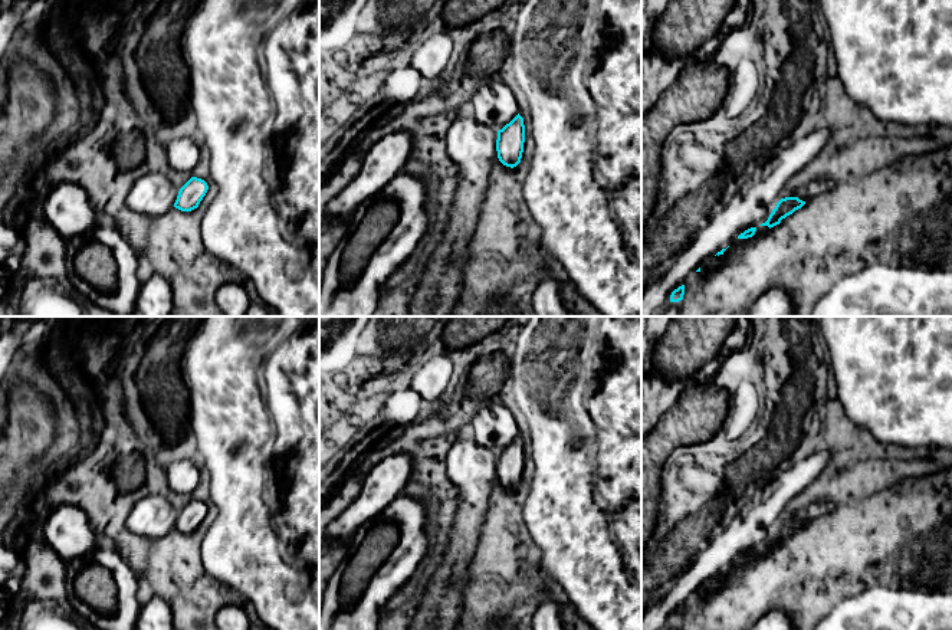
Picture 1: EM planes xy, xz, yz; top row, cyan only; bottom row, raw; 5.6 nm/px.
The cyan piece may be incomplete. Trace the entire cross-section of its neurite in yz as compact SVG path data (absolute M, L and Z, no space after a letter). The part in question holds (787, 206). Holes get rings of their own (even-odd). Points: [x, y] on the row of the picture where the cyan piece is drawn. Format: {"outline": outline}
{"outline": "M785 197L781 198L772 213L769 214L768 220L759 226L768 226L769 229L779 224L782 219L792 214L795 210L801 209L805 201L800 200L798 197Z"}

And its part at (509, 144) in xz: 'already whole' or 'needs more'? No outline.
already whole

